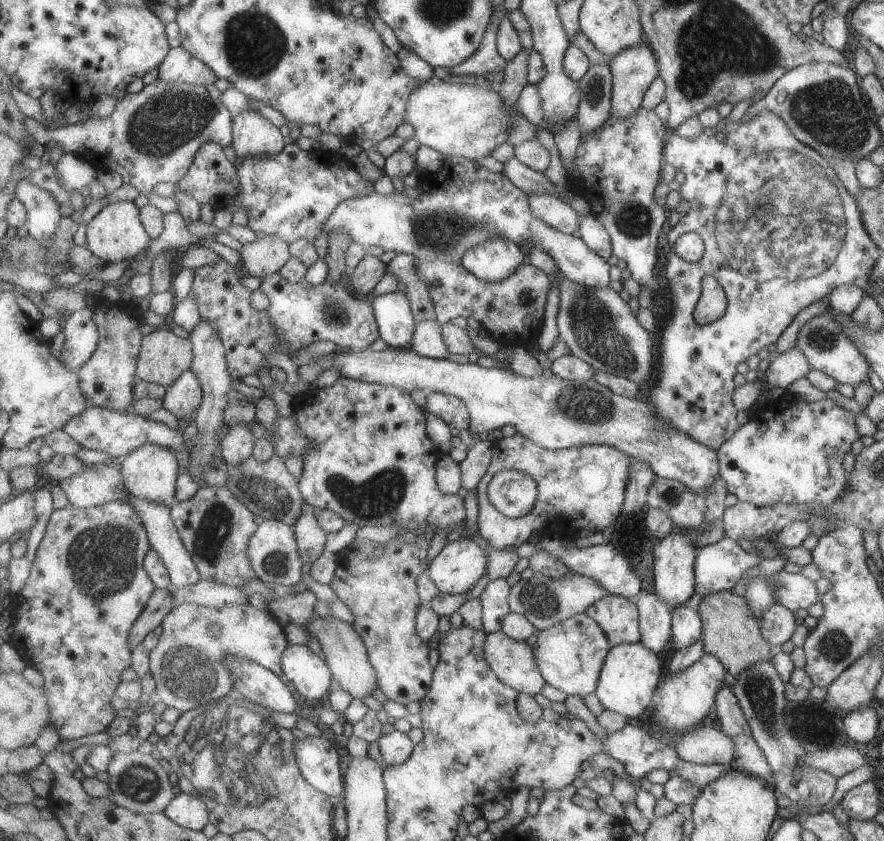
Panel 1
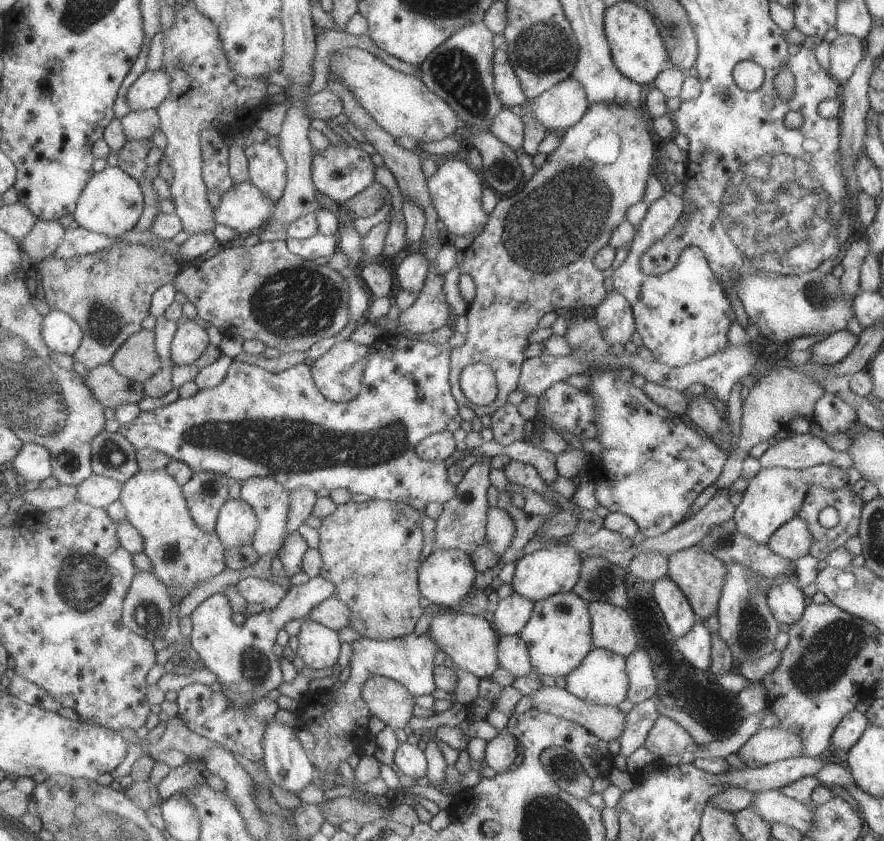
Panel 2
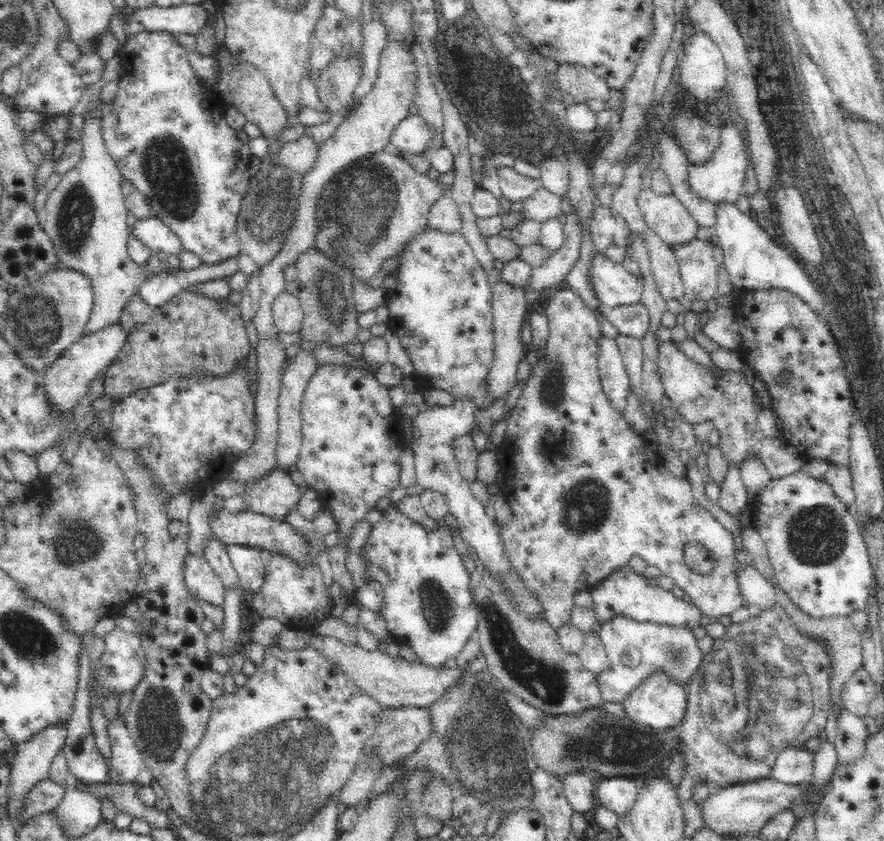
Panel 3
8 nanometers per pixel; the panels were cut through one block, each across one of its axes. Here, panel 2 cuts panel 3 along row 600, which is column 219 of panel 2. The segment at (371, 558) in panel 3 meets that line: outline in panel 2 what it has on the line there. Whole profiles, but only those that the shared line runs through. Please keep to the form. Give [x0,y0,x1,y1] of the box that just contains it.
[118,335,464,505]

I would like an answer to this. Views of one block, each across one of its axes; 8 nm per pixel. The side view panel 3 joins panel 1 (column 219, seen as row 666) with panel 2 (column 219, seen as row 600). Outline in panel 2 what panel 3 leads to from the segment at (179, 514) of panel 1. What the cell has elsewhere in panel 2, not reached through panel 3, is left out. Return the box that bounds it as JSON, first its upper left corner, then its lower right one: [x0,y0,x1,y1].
[183,471,233,533]

